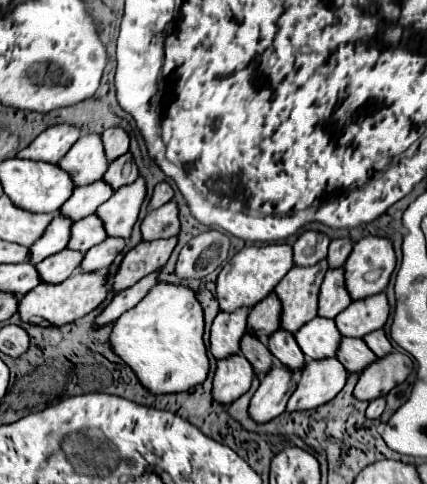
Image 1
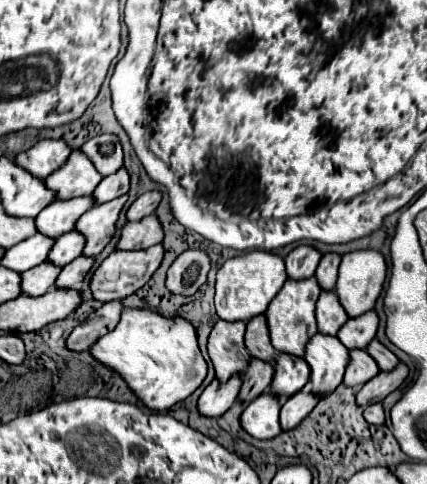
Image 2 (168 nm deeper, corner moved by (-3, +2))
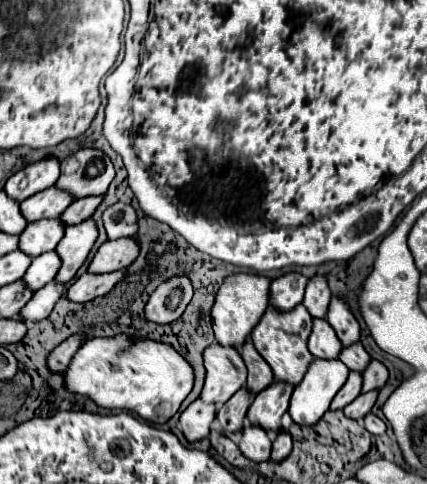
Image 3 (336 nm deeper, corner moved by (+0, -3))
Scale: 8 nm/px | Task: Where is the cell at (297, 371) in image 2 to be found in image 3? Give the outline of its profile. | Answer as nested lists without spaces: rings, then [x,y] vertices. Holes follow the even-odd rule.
[[[272,383],[268,389],[260,391],[248,409],[250,425],[262,427],[264,431],[280,433],[282,415],[288,411],[292,389],[294,387],[290,387],[288,383]]]

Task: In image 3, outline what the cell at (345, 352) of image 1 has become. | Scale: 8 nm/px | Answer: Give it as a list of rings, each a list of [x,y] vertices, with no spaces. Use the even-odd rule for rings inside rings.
[[[350,373],[348,381],[344,383],[344,387],[336,393],[330,409],[336,411],[336,409],[344,409],[348,403],[352,403],[358,395],[360,395],[360,387],[362,387],[362,375],[360,373]]]

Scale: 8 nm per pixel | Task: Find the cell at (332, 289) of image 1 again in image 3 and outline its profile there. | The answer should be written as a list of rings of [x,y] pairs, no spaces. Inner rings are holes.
[[[314,319],[314,327],[308,339],[308,351],[316,359],[338,359],[342,343],[326,319]]]

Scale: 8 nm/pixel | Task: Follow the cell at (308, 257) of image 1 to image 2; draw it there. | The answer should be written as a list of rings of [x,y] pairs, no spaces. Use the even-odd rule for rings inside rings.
[[[297,246],[293,248],[287,258],[287,276],[293,280],[301,280],[301,278],[309,278],[315,274],[317,266],[321,260],[321,252],[313,246]]]

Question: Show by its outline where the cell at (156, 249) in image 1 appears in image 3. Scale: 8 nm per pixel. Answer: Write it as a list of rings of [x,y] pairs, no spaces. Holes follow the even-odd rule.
[[[114,271],[114,273],[106,273],[106,275],[84,273],[66,289],[64,297],[68,301],[76,301],[76,303],[92,301],[94,297],[106,295],[106,291],[110,291],[122,277],[124,277],[124,271]]]

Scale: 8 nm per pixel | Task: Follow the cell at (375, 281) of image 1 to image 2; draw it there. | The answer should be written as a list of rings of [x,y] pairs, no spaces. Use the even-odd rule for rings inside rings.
[[[355,250],[343,256],[335,292],[351,318],[375,306],[385,278],[387,262],[379,250]]]

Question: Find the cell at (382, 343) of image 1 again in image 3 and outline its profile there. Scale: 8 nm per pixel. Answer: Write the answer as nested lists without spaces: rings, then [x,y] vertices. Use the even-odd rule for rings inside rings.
[[[372,361],[362,373],[362,393],[380,389],[388,379],[388,369],[380,361]]]

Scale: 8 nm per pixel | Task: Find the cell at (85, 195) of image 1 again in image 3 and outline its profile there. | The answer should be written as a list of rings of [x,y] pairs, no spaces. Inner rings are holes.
[[[42,219],[42,221],[30,223],[22,231],[18,249],[34,259],[46,251],[54,251],[62,235],[64,235],[64,225],[60,219]]]

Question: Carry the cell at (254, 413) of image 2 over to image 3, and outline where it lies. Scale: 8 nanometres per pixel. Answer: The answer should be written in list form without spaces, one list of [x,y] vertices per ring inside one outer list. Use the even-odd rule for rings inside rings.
[[[246,421],[244,431],[242,431],[242,439],[240,439],[240,451],[246,459],[254,461],[254,463],[262,463],[270,457],[270,449],[272,443],[268,439],[268,433],[262,431],[260,427],[254,427]]]

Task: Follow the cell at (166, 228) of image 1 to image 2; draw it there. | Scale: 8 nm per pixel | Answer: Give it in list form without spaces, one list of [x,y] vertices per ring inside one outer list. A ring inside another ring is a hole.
[[[157,214],[141,218],[141,222],[127,222],[123,226],[117,250],[145,250],[153,244],[163,242],[165,232],[161,230],[161,222],[157,222]]]

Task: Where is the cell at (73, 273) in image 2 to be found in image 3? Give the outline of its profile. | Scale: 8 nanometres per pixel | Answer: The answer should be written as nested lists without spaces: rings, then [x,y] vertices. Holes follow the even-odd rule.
[[[54,281],[48,283],[46,287],[38,289],[32,295],[32,299],[26,303],[26,307],[22,307],[18,319],[24,323],[36,323],[36,321],[46,319],[60,297],[62,297],[62,287],[56,285]]]

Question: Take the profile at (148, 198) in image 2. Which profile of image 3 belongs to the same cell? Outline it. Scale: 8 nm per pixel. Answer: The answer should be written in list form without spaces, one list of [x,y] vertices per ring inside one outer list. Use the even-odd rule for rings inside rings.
[[[114,203],[102,213],[102,223],[106,229],[108,239],[122,239],[132,237],[138,231],[138,217],[136,211],[126,203]]]

